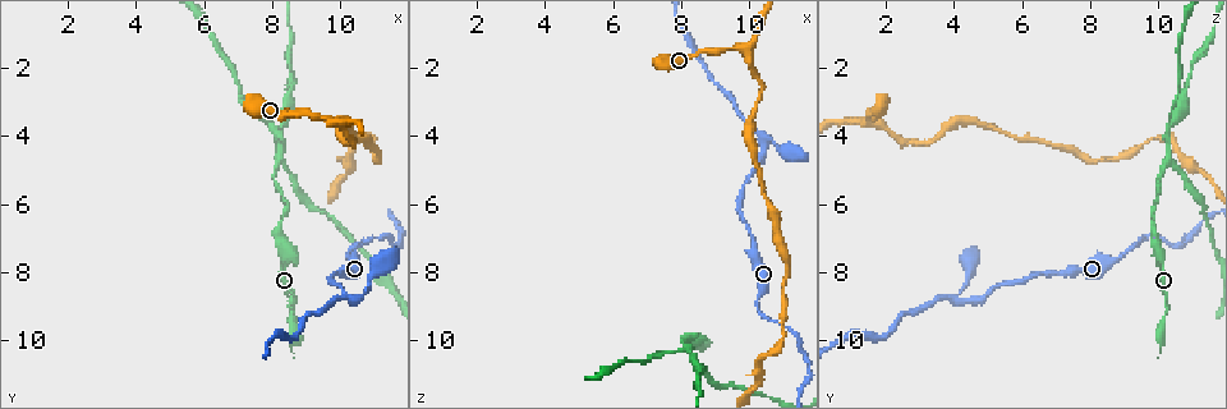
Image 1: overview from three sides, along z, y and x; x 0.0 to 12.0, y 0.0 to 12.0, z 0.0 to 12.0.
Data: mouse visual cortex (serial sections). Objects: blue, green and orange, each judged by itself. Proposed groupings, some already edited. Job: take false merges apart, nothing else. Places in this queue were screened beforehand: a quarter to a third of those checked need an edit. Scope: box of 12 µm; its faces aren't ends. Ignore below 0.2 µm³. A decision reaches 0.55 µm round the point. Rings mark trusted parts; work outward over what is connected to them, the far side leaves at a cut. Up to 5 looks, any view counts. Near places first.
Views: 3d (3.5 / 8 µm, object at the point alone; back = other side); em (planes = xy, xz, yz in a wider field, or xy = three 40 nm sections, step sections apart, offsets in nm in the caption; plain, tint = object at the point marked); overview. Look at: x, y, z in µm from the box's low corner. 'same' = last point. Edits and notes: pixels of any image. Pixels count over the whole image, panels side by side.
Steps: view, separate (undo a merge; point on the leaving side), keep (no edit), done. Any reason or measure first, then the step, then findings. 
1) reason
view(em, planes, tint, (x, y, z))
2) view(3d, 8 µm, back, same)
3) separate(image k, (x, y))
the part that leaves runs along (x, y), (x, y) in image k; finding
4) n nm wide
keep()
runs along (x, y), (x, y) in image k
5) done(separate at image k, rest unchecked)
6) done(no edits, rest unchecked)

view(3d, 8 µm, (9.8, 3.5, 1.5))

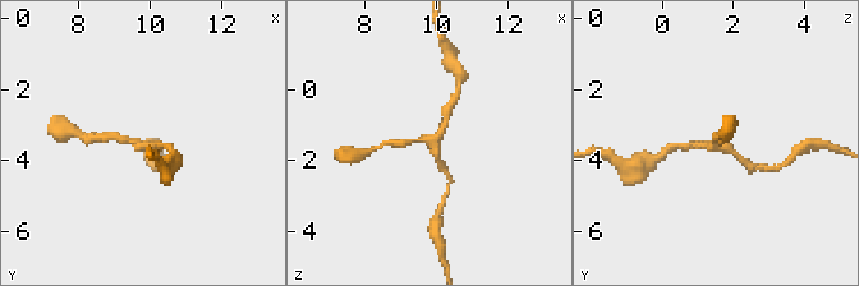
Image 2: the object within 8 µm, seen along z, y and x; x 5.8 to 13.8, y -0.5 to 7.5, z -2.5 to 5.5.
3 arms; arms of 200, 200, 200 nm
view(em, xy, step 2, tint, (9.9, 3.5, 1.4))

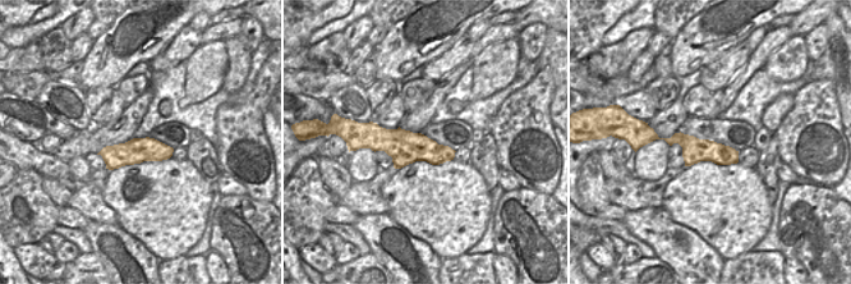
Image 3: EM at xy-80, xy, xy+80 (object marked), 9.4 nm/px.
keep()
runs along (674, 140), (735, 159) in image 3; continuous, no second cell

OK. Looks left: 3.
abrupt turn
view(3d, 8 µm, (10.2, 7.3, 9.2))

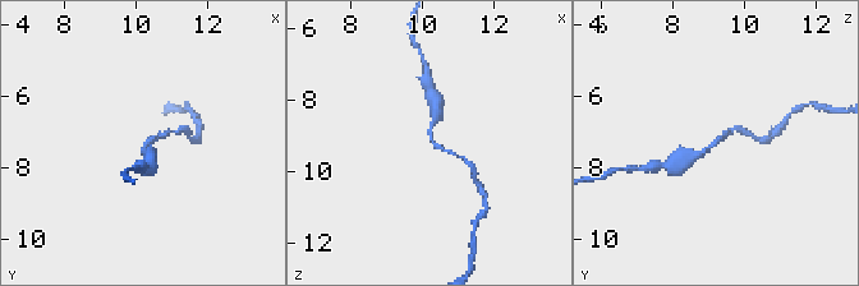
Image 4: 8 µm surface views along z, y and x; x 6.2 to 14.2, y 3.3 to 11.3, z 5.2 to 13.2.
arms of 150, 350 nm; need the tissue
view(em, xy, step 3, tint, (10.2, 7.4, 9.1))

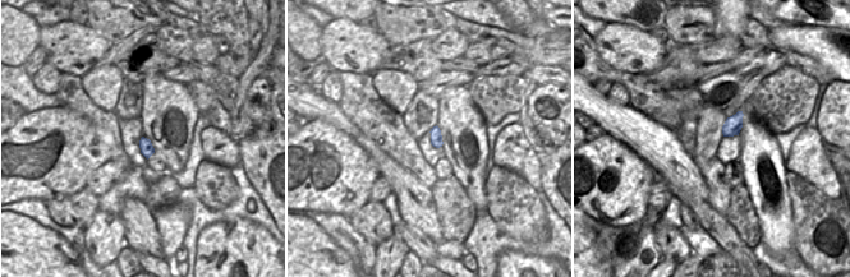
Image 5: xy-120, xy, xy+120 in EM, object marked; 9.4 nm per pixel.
keep()
runs along (683, 162), (729, 132) in image 4; continuous, no second cell

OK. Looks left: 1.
done(no edits, rest unchecked)

